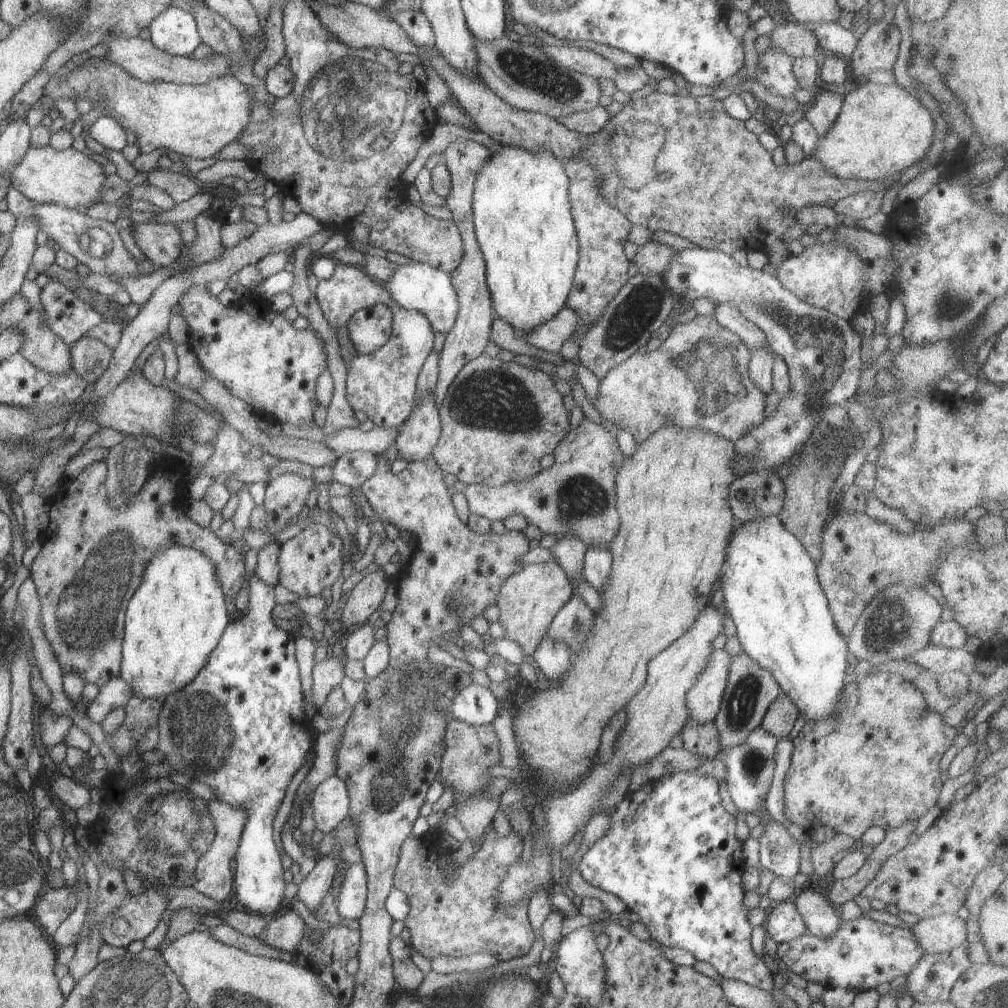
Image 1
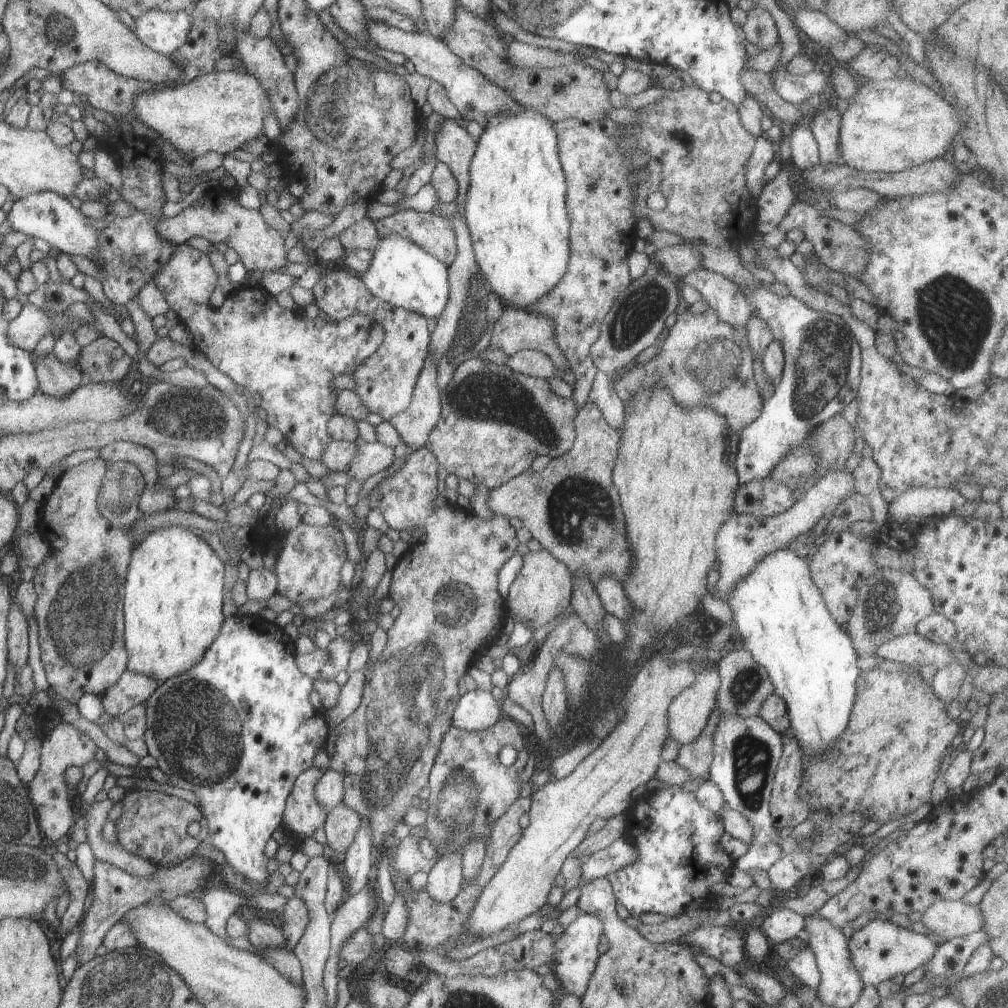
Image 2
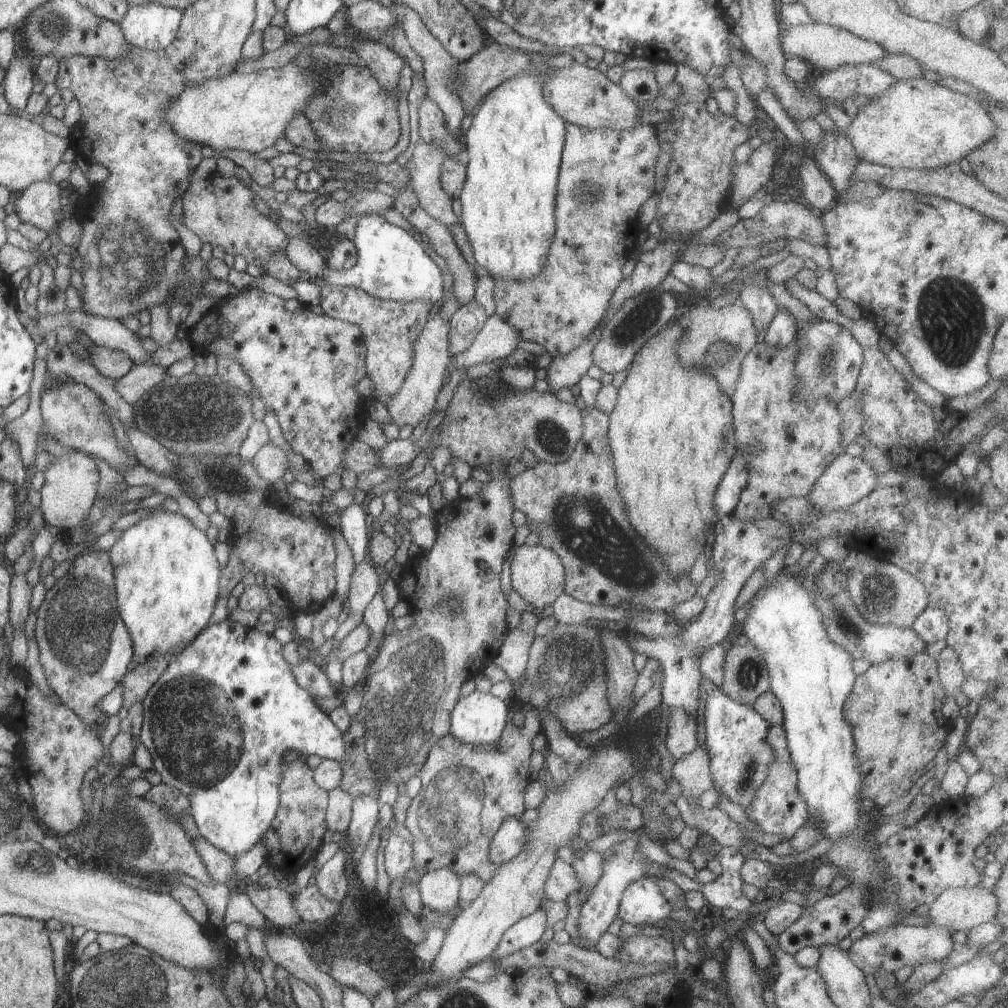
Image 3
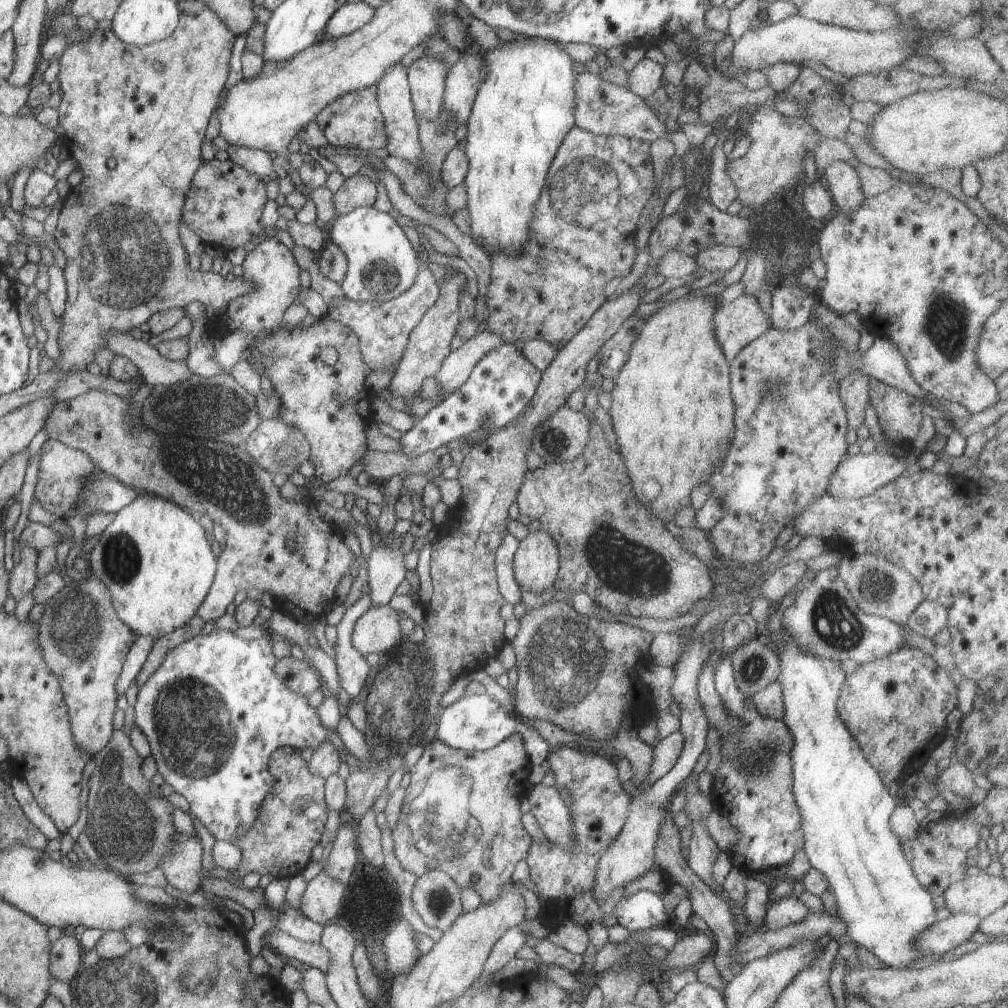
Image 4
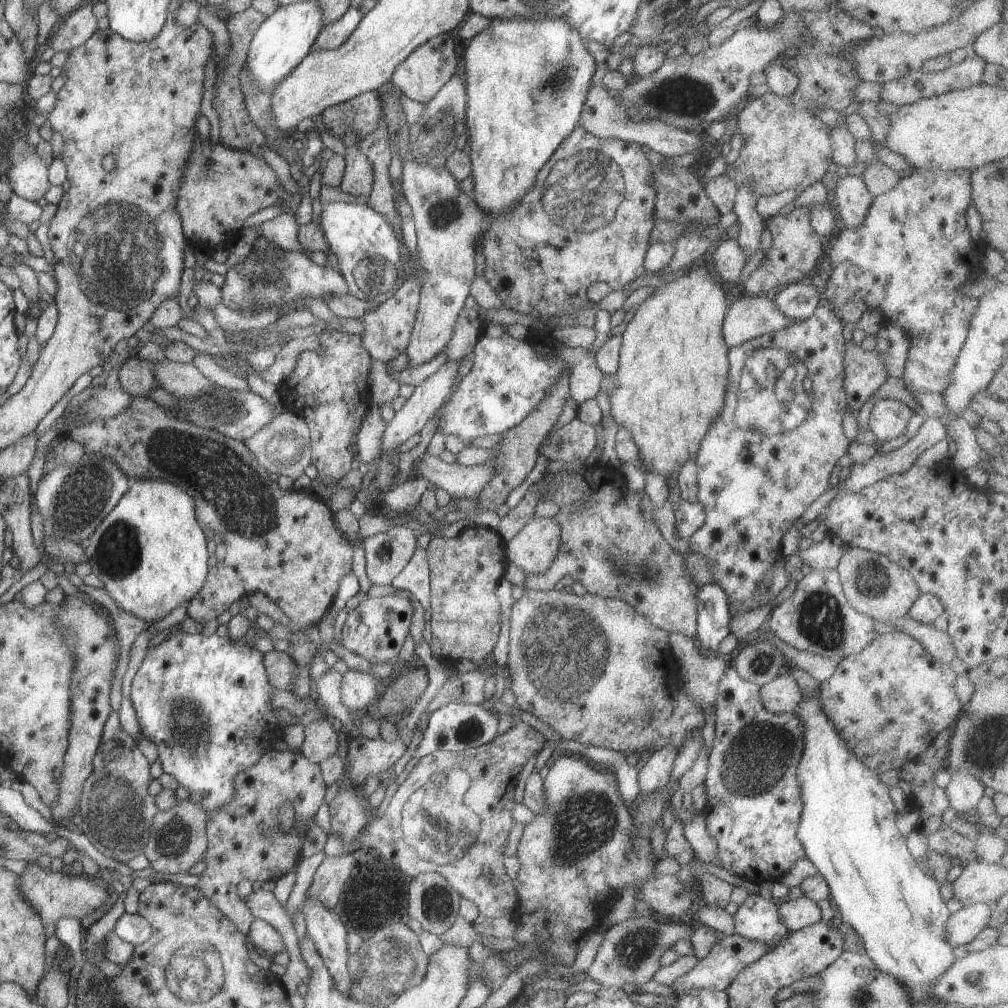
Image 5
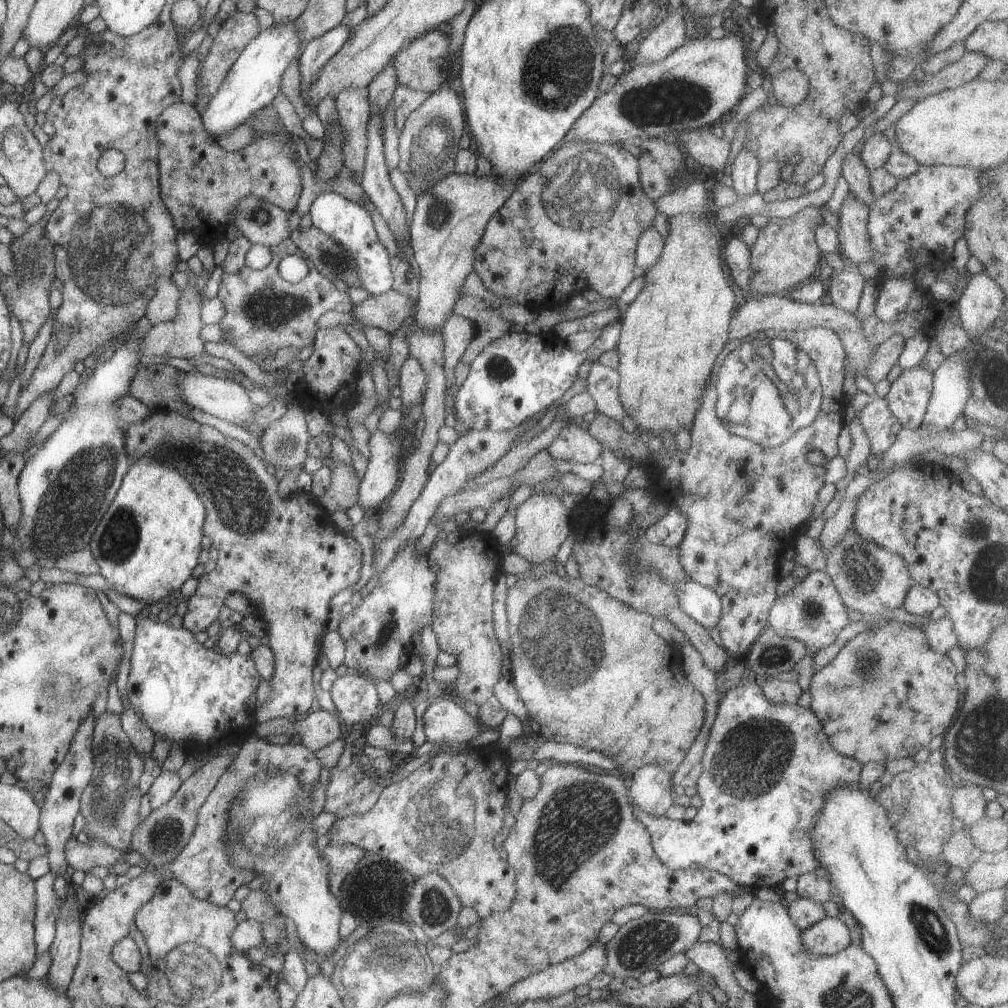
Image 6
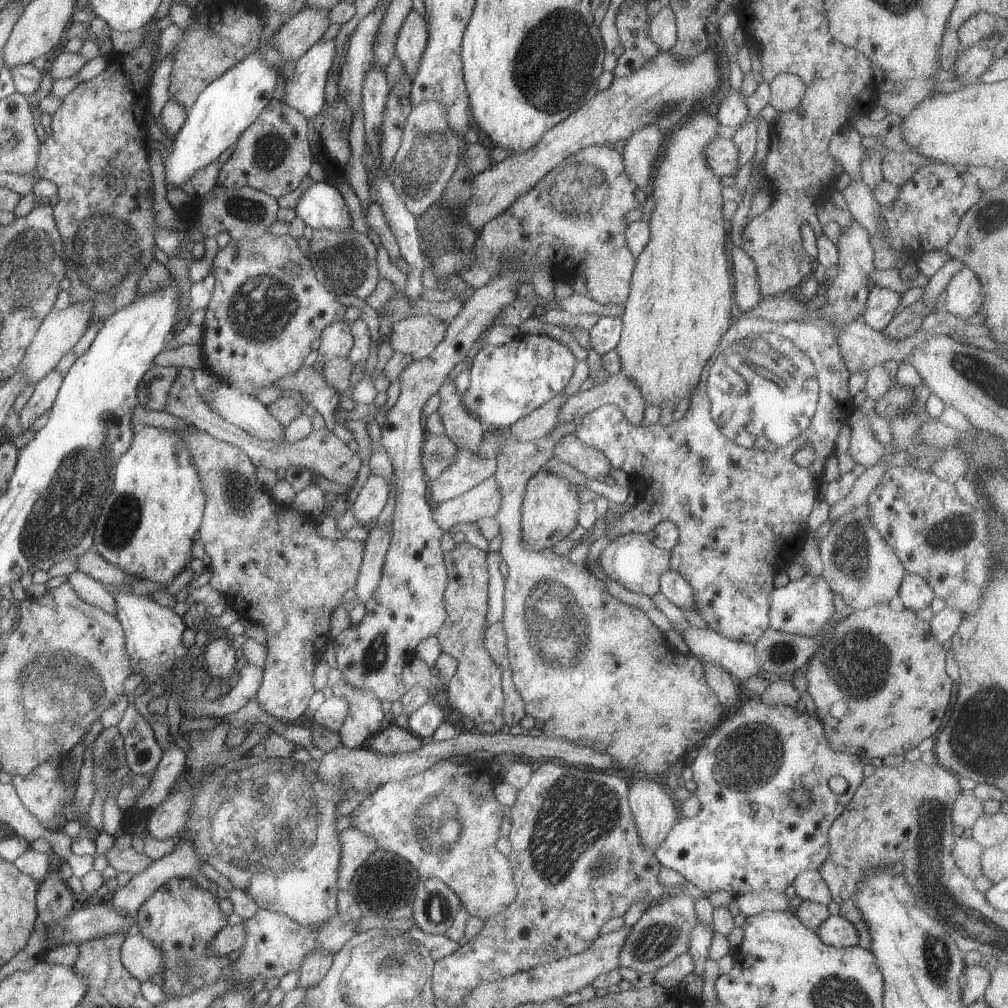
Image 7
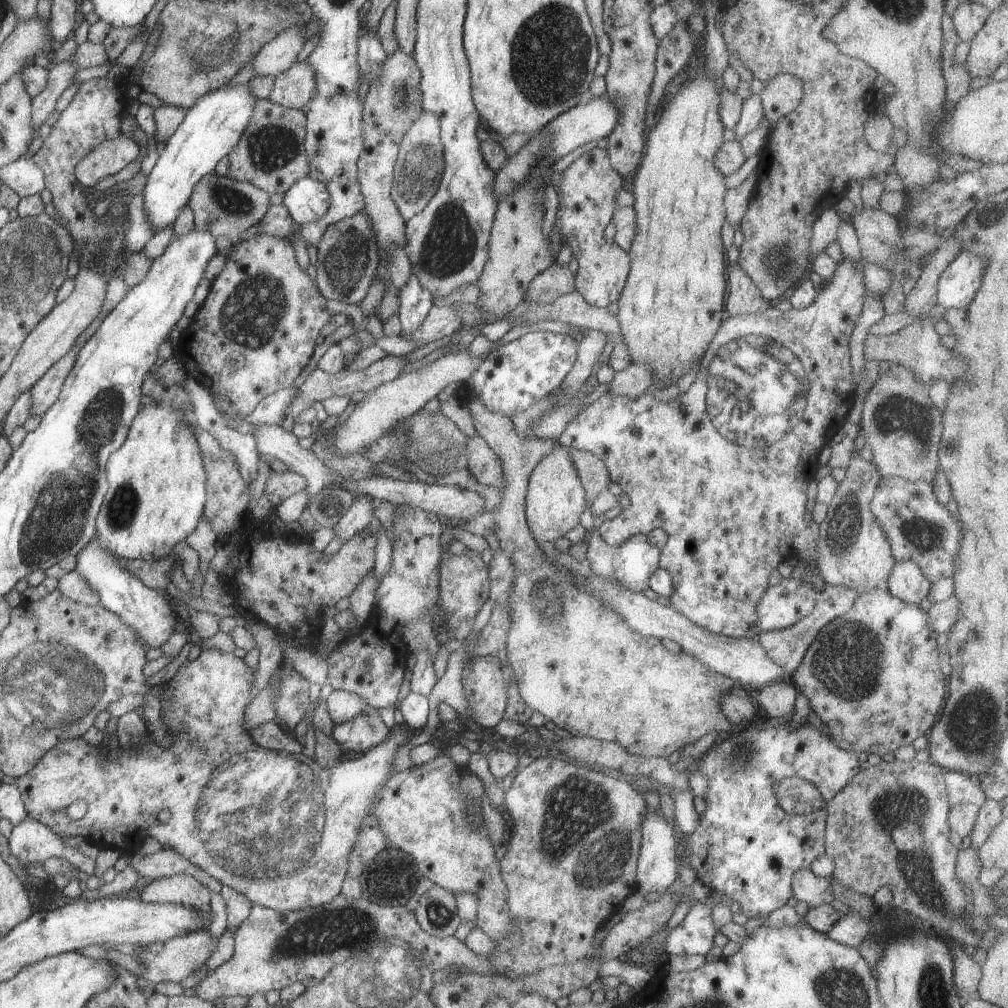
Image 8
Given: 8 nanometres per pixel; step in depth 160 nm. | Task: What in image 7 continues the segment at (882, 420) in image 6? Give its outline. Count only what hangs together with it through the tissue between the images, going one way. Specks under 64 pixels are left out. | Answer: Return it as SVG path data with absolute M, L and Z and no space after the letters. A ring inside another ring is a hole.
M856 409L847 420L851 428L851 443L848 453L858 464L866 468L878 464L885 456L883 445L871 429L868 413Z

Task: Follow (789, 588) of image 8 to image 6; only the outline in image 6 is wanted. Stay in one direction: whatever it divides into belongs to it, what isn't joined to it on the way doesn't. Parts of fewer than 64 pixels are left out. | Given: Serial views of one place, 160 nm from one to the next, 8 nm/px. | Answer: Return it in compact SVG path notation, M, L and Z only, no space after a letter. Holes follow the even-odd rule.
M810 571L787 594L776 598L769 615L769 627L778 636L798 640L814 651L830 646L850 622L847 607L826 571Z

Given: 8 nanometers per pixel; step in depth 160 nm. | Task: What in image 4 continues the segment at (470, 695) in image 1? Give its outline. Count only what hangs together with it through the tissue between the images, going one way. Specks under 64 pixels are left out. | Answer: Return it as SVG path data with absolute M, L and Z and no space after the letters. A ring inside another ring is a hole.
M487 693L480 696L462 697L451 706L442 708L438 712L436 720L438 726L436 726L435 739L440 740L442 744L446 744L451 749L464 750L465 752L483 752L497 746L500 742L506 740L508 736L517 733L527 739L529 760L534 767L545 766L553 749L548 746L548 742L540 736L540 732L536 728L526 726L523 719L515 715L508 716L501 704L492 699Z

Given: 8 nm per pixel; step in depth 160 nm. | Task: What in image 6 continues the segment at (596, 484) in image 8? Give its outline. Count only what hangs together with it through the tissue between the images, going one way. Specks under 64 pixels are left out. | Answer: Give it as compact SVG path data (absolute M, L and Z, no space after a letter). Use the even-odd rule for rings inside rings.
M578 421L565 424L562 432L547 447L547 452L554 459L583 465L594 465L602 451L600 442L594 440L588 430L581 428Z

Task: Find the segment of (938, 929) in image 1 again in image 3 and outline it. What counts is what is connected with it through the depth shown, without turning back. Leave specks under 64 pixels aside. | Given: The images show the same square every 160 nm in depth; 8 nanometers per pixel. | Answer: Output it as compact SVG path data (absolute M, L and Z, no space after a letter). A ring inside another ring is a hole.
M979 884L970 888L950 888L930 904L928 918L931 923L949 930L968 932L994 920L997 906L993 890L987 891Z

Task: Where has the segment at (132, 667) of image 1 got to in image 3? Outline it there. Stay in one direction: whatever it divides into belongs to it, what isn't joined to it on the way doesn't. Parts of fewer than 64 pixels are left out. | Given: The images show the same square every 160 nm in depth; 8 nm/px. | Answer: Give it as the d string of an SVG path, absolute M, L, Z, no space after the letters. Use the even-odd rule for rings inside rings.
M168 510L154 511L124 531L108 552L117 575L121 618L133 638L133 656L138 658L140 665L155 655L164 657L174 652L178 655L208 627L218 594L221 594L220 566L214 556L214 546L188 518Z

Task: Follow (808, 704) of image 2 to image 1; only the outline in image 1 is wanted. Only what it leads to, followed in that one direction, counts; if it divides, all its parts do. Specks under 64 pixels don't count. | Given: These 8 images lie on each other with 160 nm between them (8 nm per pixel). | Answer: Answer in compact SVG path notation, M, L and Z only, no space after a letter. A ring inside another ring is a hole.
M777 515L758 517L735 525L725 550L725 573L721 574L719 585L724 594L724 606L736 625L738 644L752 660L774 675L806 721L825 719L841 709L838 698L845 686L846 667L852 662L847 654L848 636L843 635L834 622L815 567L802 543Z

